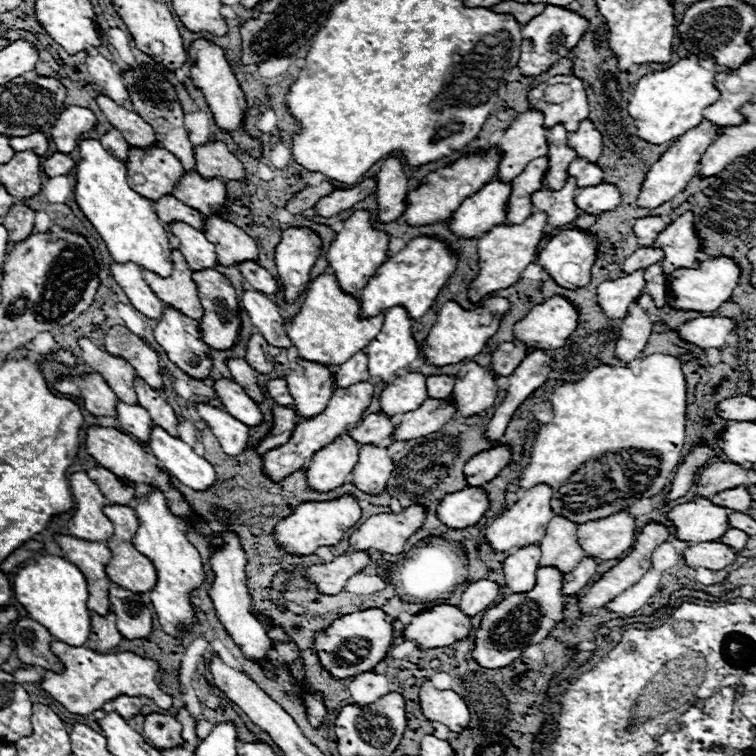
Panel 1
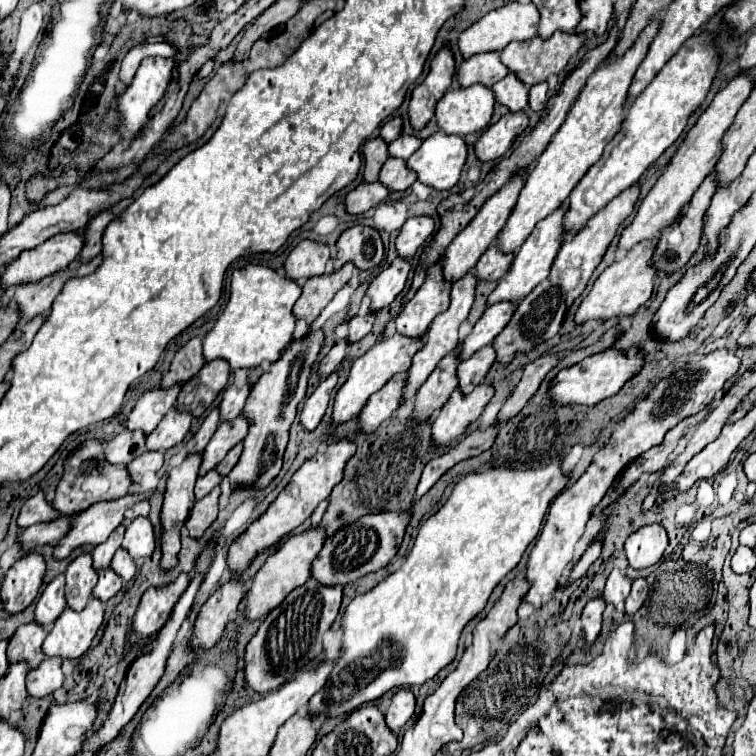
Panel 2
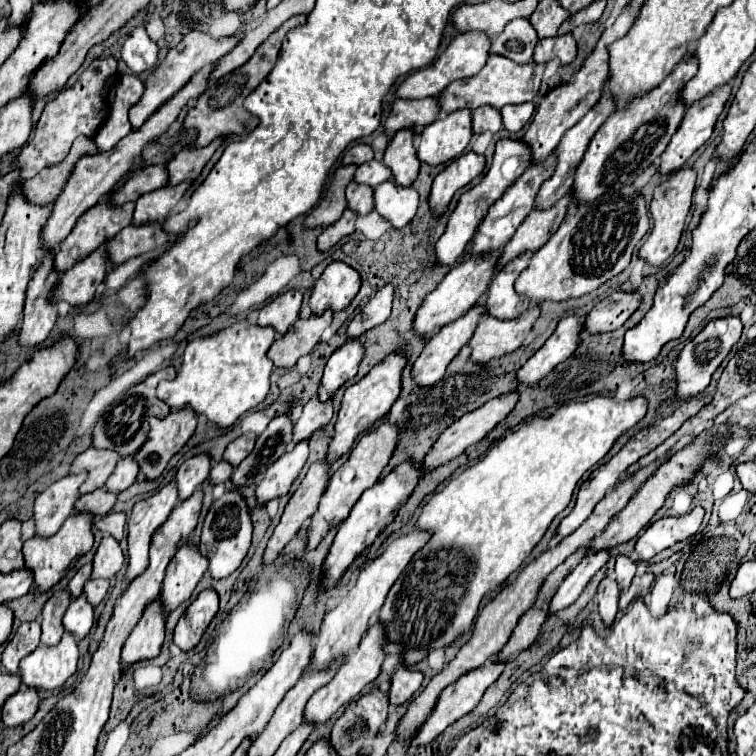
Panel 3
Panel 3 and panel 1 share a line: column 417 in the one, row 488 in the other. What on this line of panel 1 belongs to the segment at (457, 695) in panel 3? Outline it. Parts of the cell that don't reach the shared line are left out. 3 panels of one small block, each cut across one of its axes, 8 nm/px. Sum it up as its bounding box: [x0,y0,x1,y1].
[712,486,752,512]

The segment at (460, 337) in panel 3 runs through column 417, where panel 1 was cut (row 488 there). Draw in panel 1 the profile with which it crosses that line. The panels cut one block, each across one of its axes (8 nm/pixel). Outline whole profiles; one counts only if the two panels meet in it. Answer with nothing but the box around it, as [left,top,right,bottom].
[352,444,394,494]

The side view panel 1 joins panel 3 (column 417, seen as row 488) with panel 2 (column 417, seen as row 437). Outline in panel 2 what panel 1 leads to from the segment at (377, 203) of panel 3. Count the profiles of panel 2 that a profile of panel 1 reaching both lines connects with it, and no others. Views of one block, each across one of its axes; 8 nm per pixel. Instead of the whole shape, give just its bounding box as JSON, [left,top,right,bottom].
[408,130,468,188]

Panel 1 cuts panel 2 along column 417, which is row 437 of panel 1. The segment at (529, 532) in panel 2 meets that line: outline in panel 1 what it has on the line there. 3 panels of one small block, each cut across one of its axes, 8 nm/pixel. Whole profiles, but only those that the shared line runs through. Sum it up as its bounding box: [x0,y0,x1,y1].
[518,354,686,524]

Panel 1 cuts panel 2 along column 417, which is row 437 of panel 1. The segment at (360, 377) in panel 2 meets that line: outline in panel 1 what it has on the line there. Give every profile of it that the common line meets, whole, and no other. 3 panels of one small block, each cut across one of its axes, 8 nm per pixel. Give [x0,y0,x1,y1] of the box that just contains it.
[306,432,360,492]

